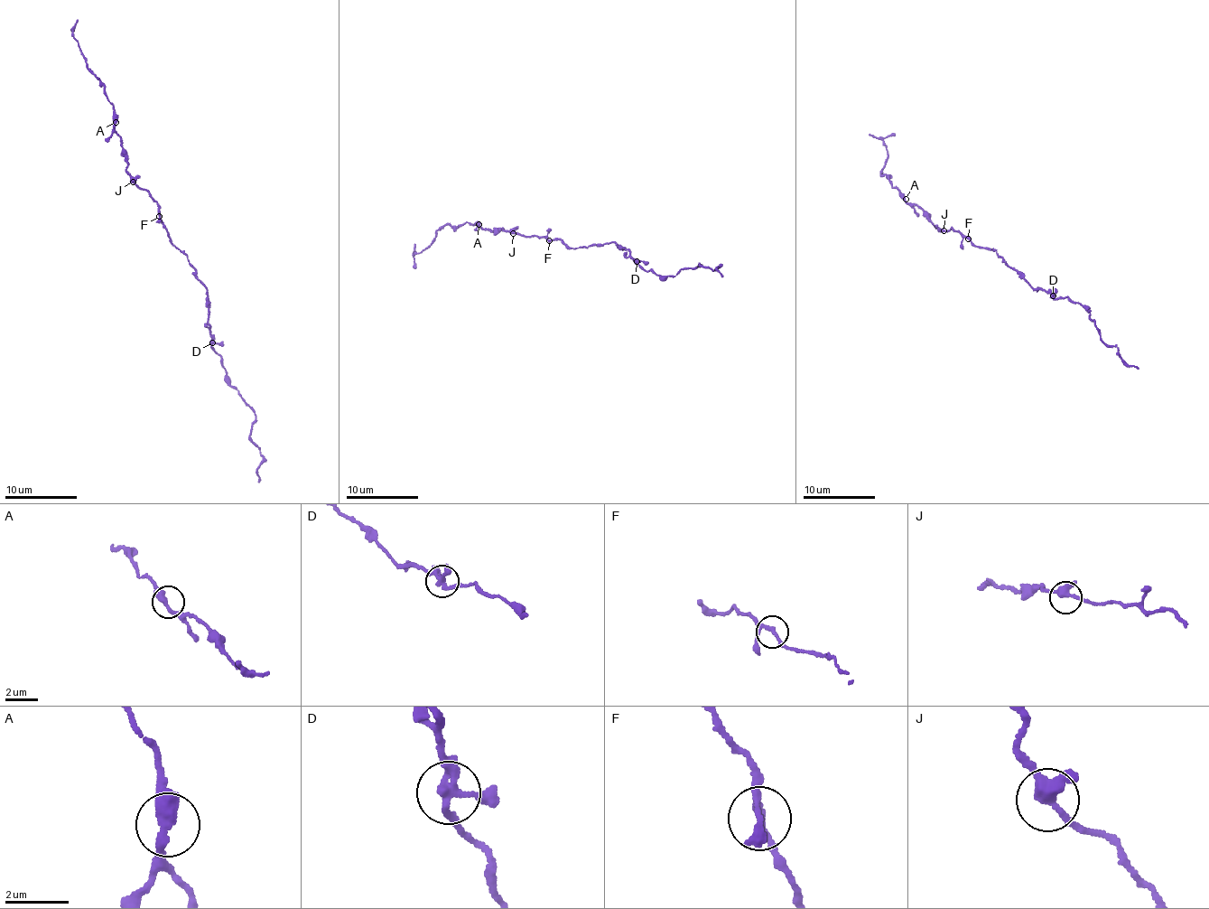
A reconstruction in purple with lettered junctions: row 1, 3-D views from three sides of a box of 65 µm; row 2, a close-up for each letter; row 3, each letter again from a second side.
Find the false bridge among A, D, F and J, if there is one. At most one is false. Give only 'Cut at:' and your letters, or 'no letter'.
Cut at: no letter

